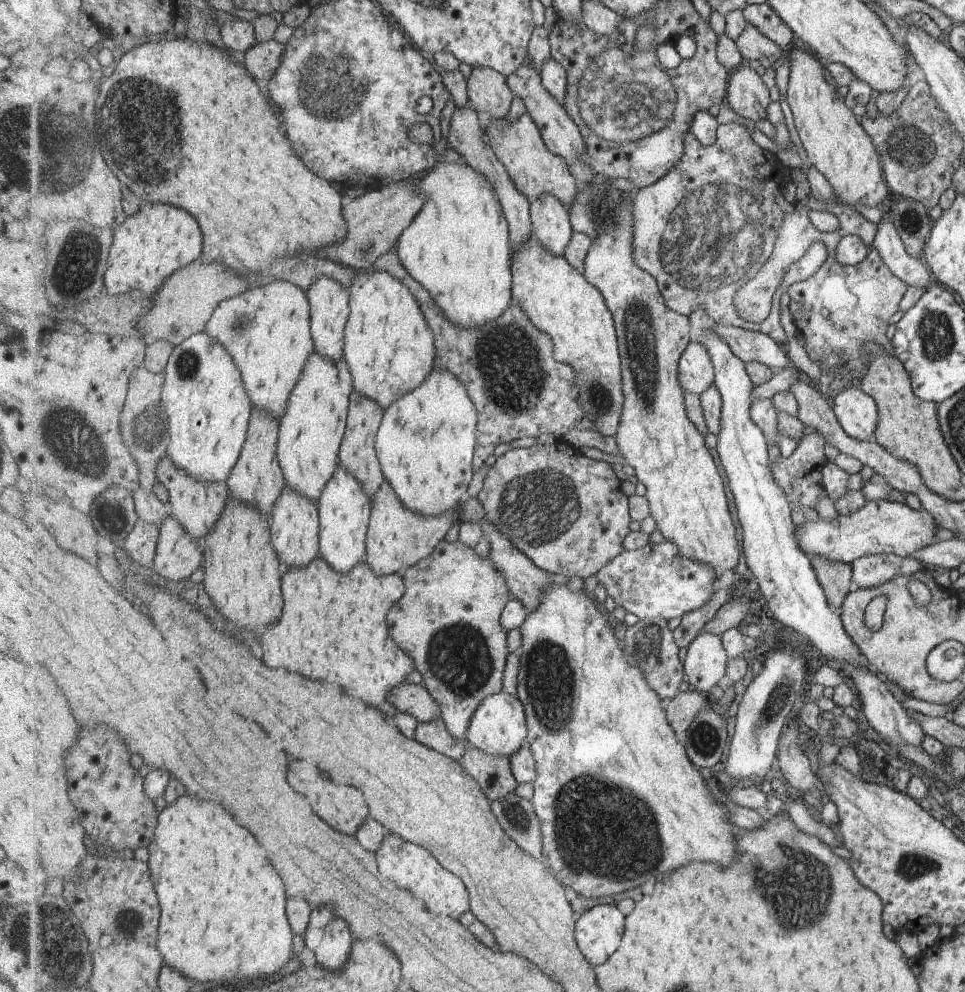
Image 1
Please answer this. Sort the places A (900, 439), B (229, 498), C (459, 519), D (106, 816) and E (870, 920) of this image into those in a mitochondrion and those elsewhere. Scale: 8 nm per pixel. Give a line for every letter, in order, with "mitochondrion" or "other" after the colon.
A: other
B: other
C: other
D: other
E: other

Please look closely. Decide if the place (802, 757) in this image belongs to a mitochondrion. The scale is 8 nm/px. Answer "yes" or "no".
no

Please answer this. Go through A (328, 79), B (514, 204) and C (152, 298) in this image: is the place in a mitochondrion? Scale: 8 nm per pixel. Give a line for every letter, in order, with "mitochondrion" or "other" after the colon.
A: mitochondrion
B: other
C: other

